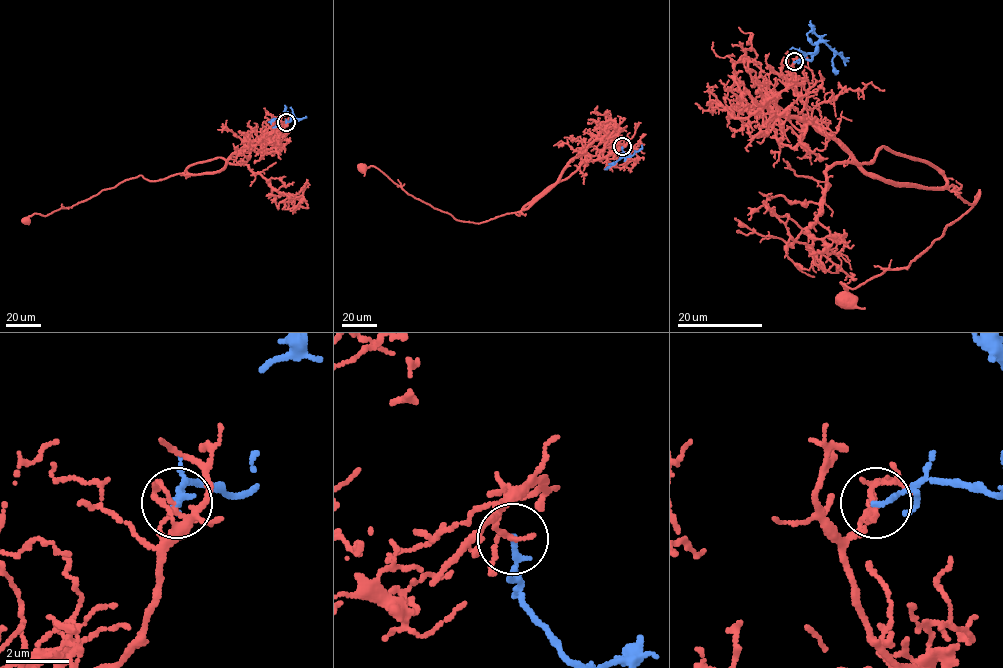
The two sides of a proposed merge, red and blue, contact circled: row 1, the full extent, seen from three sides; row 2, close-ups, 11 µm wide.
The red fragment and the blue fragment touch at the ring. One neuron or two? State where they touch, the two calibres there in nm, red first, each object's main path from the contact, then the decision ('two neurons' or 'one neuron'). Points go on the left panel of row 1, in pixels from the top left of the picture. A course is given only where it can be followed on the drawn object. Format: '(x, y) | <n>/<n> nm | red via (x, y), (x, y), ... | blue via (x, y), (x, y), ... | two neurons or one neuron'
(286, 122) | 130/200 nm | red via (285, 122), (278, 138), (237, 150), (220, 170), (157, 181), (139, 175), (70, 207), (34, 213), (25, 222) | blue via (285, 122), (293, 116), (287, 112), (268, 122) | two neurons

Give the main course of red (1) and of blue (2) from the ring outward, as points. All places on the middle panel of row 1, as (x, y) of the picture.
1: (621, 147), (612, 147), (614, 136), (596, 139), (528, 207), (479, 223), (415, 198), (373, 166), (361, 168)
2: (621, 147), (629, 156), (620, 158), (604, 169)

